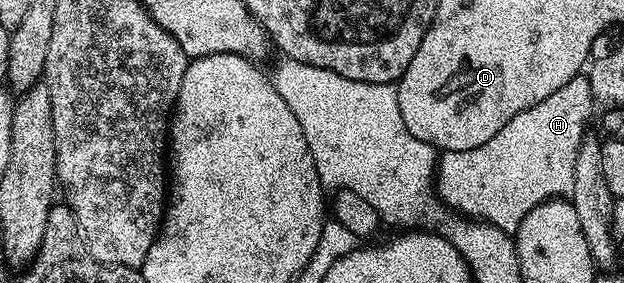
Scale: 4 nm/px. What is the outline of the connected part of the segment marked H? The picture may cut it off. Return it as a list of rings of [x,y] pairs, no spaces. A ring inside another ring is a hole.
[[[580,75],[569,79],[565,87],[553,91],[549,99],[513,115],[513,119],[509,119],[509,123],[505,123],[505,127],[501,127],[493,139],[489,139],[489,143],[473,147],[473,151],[443,153],[438,158],[437,172],[433,178],[440,202],[464,218],[483,221],[486,225],[514,234],[521,221],[539,204],[552,198],[562,198],[573,191],[578,148],[589,129],[587,120],[591,117],[591,108],[596,108],[596,105],[590,76]]]

